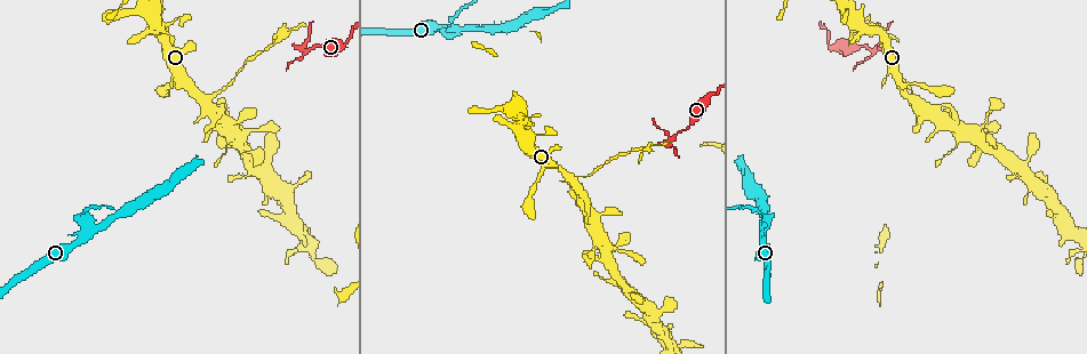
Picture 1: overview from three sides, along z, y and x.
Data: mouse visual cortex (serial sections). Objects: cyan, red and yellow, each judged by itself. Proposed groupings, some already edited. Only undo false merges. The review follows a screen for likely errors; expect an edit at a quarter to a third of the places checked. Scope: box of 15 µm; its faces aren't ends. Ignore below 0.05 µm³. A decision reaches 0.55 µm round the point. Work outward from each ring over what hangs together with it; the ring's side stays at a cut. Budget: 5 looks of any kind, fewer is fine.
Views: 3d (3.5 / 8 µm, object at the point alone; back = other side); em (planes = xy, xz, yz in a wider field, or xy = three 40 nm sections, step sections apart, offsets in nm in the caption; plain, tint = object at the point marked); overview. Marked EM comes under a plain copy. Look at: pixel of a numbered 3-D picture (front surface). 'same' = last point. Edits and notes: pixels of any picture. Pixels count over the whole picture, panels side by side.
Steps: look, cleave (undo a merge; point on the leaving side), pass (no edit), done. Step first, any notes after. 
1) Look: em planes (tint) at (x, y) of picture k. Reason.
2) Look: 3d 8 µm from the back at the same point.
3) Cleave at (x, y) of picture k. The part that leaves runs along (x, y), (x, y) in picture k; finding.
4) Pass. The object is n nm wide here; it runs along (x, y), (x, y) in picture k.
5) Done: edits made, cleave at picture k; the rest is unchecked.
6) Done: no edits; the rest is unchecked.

Look: em xy step 2 (tint) at (146, 6) of picture 1. Small branch off a trunk.

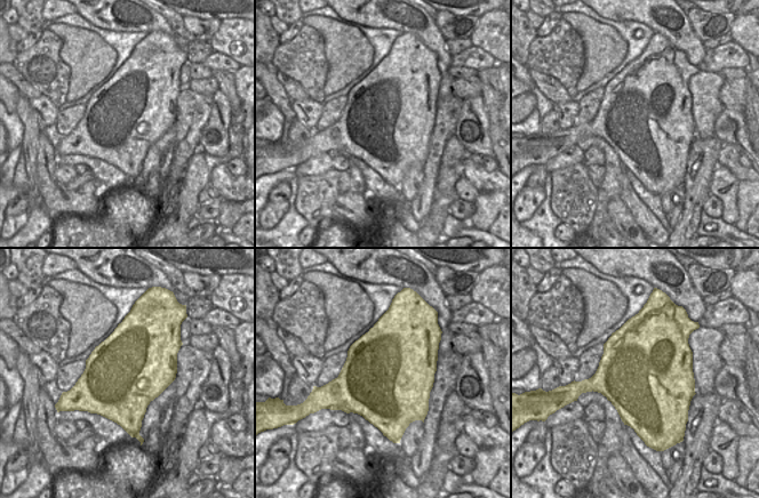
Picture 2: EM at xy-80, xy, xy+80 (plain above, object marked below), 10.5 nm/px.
Look: 3d 3.5 µm at the same point. Wider look.

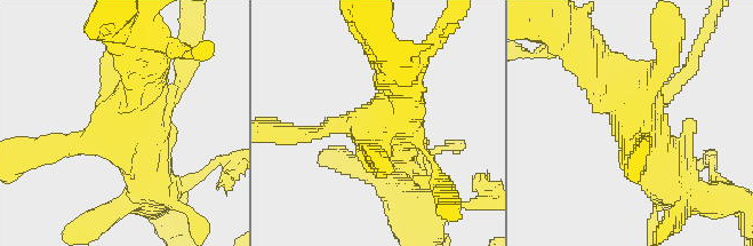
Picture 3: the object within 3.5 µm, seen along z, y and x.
Pass. The object is 950 nm wide here; it runs along (154, 188), (122, 132), (48, 149) in picture 3; one cell here.

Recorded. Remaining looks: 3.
Look: 3d 8 µm at (913, 103) of picture 1. Arms run side by side.

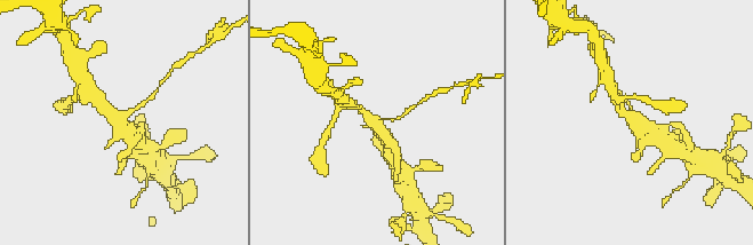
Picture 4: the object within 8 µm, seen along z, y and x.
Look: em planes (tint) at (120, 121) of picture 4. Now the EM.

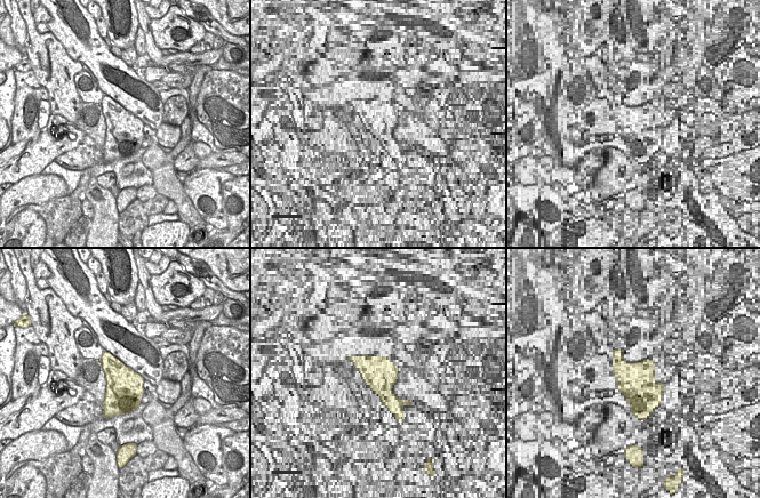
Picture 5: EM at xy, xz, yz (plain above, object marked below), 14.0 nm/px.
Cleave at (151, 97) of picture 4. A second cell is stuck on.

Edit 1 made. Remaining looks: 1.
Done: edits made, cleave at picture 4; the rest is unchecked.

